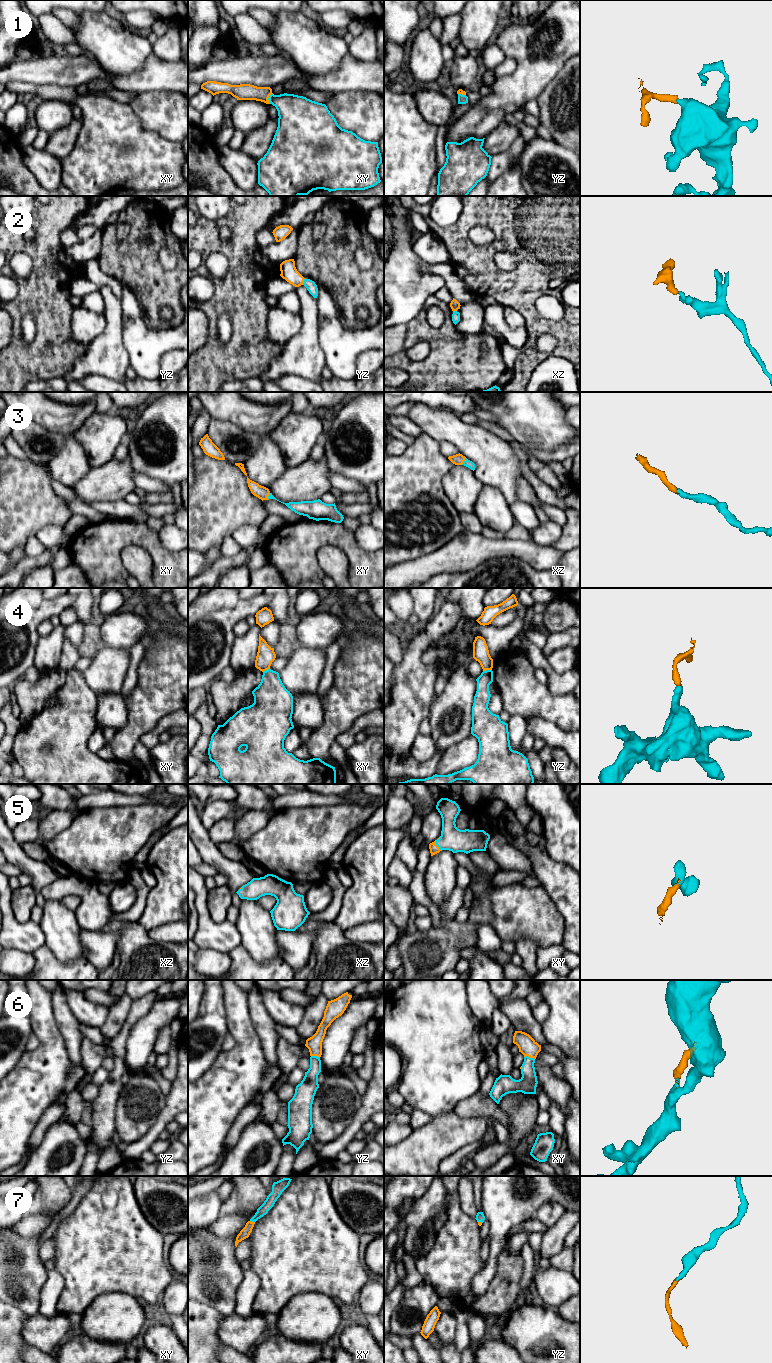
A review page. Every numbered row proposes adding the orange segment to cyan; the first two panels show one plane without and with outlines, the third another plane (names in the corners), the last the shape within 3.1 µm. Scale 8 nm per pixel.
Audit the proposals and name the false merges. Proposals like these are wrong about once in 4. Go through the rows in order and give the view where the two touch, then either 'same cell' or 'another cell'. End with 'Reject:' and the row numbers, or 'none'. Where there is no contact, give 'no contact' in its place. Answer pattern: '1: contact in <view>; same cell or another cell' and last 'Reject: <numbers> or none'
1: contact in xy; same cell
2: contact in yz; same cell
3: contact in xz; same cell
4: contact in yz; another cell
5: contact in xy; same cell
6: contact in xy; same cell
7: contact in xy; same cell
Reject: 4

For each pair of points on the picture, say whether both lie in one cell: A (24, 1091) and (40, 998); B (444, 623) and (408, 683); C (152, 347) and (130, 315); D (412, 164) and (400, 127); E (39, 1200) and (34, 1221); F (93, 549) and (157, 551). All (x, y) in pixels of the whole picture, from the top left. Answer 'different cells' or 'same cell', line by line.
A: same cell
B: same cell
C: same cell
D: same cell
E: different cells
F: same cell

